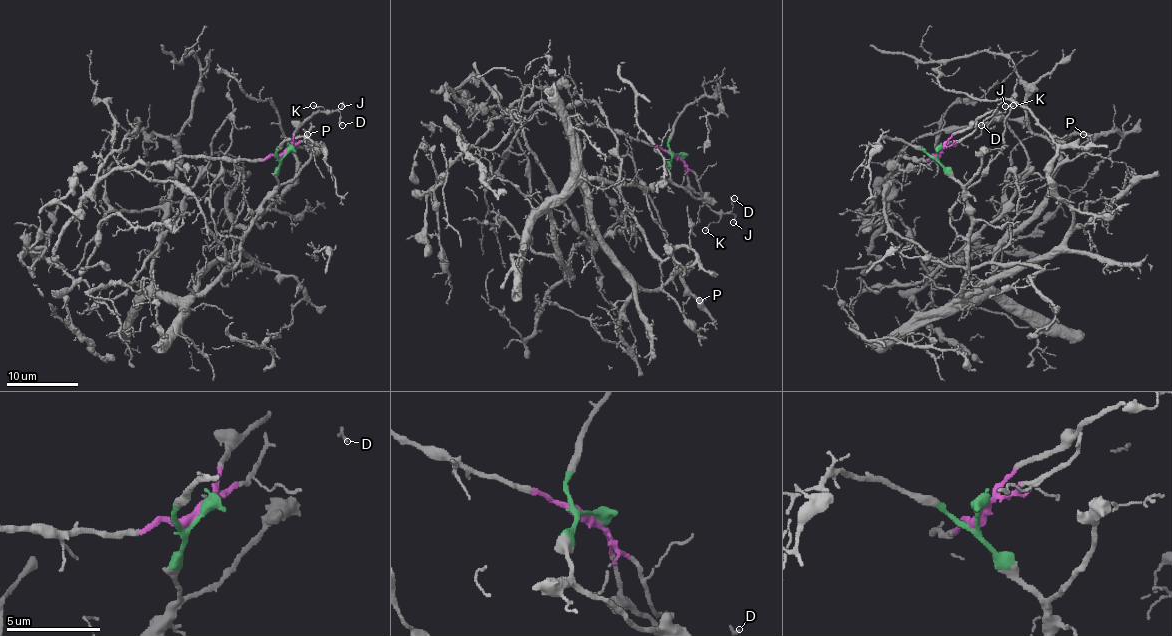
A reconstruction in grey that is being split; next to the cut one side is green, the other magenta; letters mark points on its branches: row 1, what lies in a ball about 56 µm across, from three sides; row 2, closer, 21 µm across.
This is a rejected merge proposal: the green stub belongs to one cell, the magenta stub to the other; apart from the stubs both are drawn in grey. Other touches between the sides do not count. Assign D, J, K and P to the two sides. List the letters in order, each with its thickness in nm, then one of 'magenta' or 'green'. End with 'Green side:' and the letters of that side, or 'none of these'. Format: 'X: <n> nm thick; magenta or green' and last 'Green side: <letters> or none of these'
D: 140 nm thick; magenta
J: 80 nm thick; magenta
K: 130 nm thick; magenta
P: 90 nm thick; green
Green side: P

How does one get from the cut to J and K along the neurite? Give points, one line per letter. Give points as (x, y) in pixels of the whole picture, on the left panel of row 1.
J: (283, 153), (292, 142), (296, 130), (310, 116), (321, 110), (339, 109), (342, 101), (340, 107)
K: (283, 153), (292, 142), (296, 130), (312, 114), (328, 112), (314, 105)

